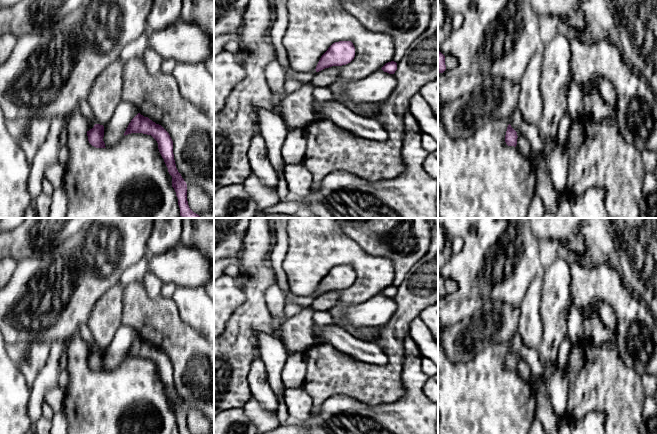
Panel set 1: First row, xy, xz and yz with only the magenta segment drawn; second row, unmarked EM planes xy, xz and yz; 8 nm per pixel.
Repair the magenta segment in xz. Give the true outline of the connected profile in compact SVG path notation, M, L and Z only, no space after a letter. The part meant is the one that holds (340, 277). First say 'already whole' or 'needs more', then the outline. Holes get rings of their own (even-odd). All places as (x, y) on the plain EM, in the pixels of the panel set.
needs more; M351 265L333 267L321 280L316 293L310 296L296 296L291 291L285 292L286 301L299 305L302 309L309 307L319 295L332 290L342 290L350 287L355 281L355 271Z

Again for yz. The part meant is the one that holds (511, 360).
already whole; M509 348L507 351L506 359L505 359L505 366L508 370L514 370L517 369L517 356L511 351Z

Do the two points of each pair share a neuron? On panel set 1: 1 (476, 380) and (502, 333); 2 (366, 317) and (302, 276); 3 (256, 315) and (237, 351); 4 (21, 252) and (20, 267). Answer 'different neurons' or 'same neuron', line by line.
1: different neurons
2: different neurons
3: same neuron
4: different neurons

